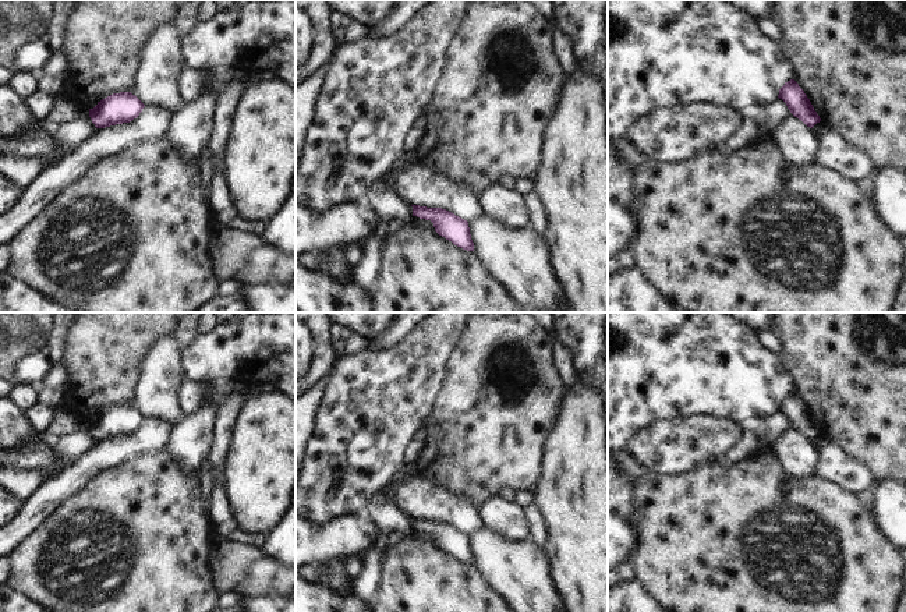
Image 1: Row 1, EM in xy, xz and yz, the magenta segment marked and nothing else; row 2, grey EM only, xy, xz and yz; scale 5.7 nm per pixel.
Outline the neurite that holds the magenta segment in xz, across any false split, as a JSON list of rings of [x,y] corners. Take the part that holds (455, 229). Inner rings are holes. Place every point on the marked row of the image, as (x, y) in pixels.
[[[413,206],[413,216],[431,220],[435,231],[454,245],[474,251],[468,222],[442,208]]]

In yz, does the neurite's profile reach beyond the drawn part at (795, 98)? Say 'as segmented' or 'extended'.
as segmented

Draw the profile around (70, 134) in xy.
[[[89,116],[79,117],[60,125],[54,125],[56,139],[60,144],[60,152],[67,152],[86,141],[98,128]]]

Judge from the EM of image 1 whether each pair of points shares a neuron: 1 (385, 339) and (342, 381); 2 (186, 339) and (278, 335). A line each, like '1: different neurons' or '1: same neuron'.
1: different neurons
2: different neurons

